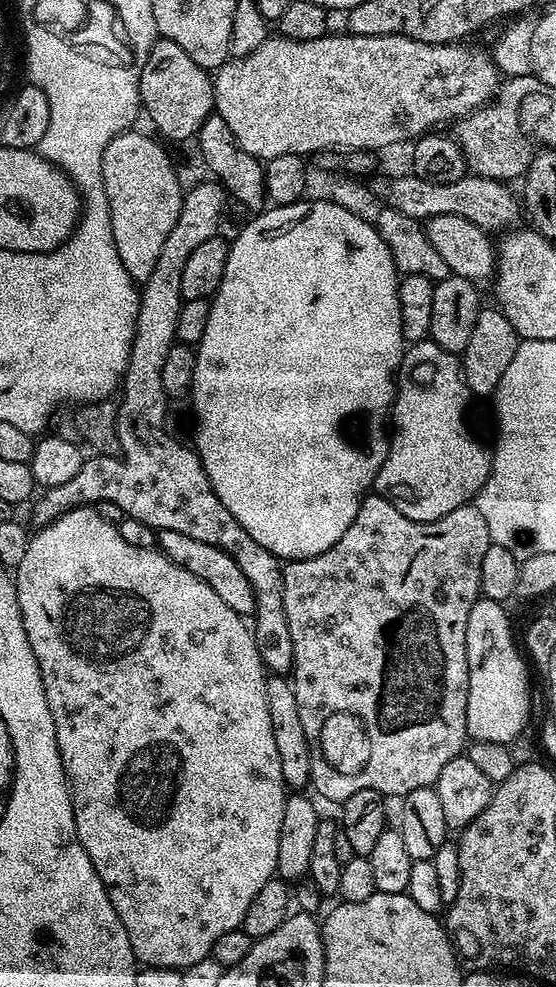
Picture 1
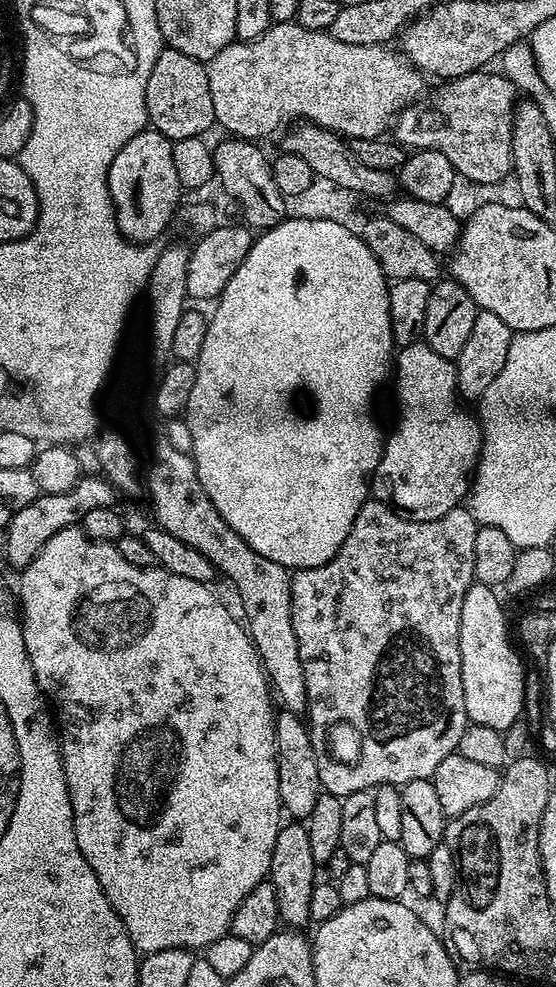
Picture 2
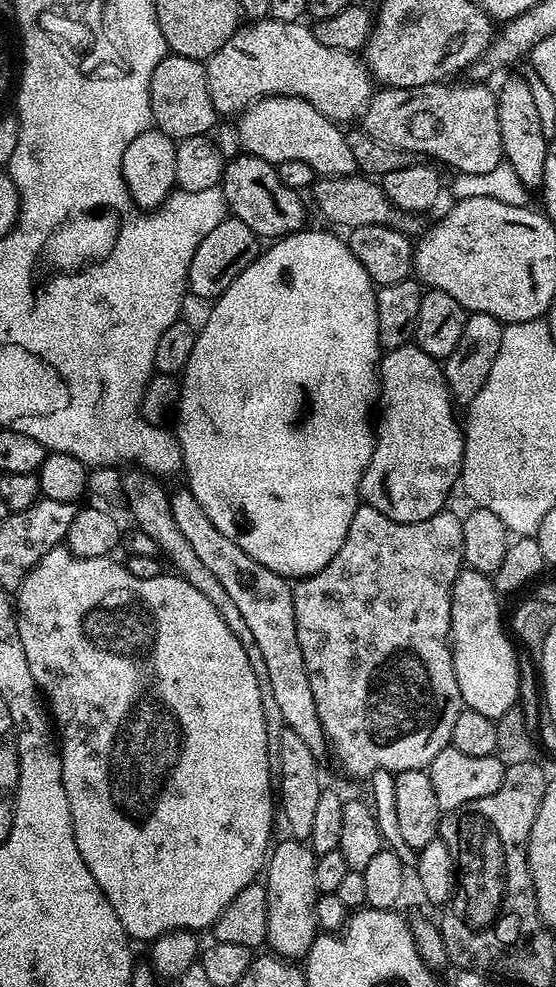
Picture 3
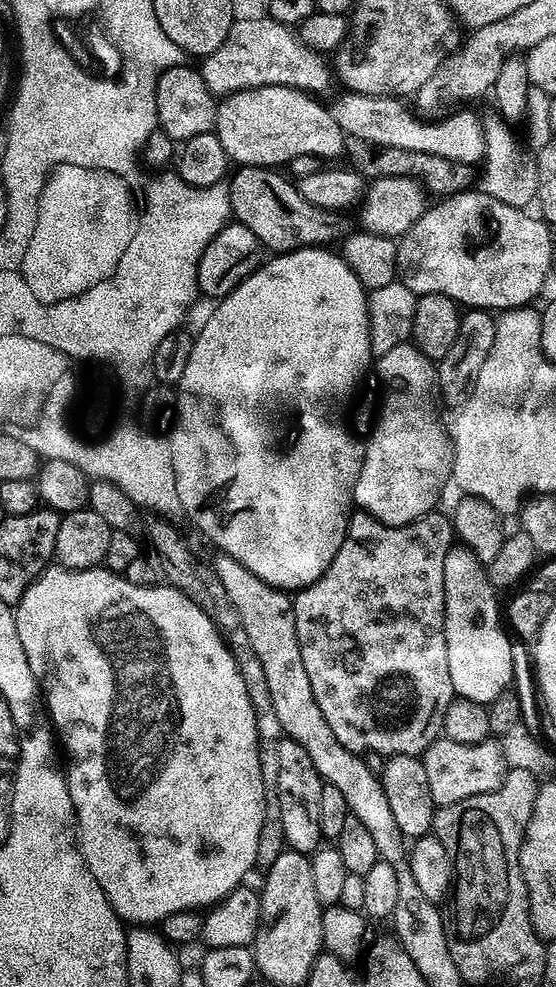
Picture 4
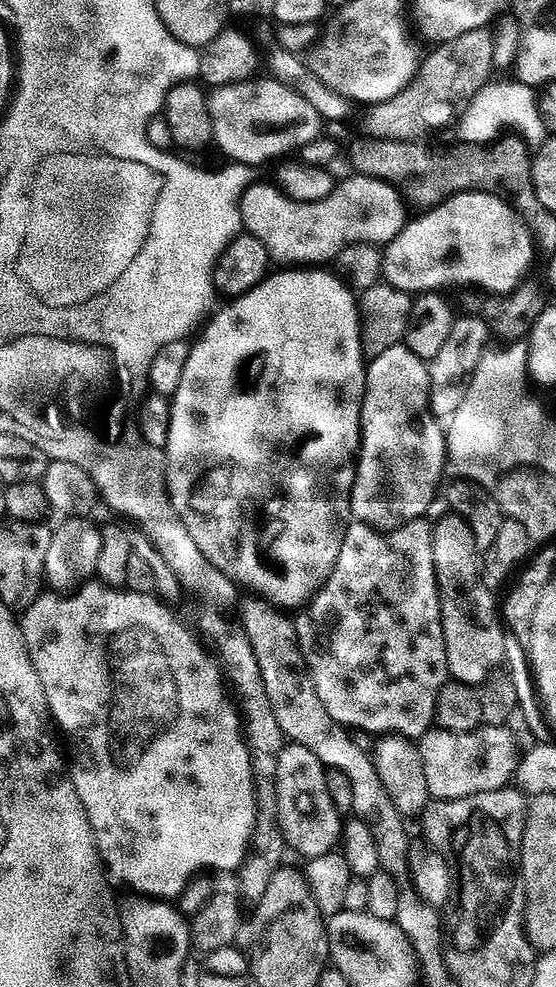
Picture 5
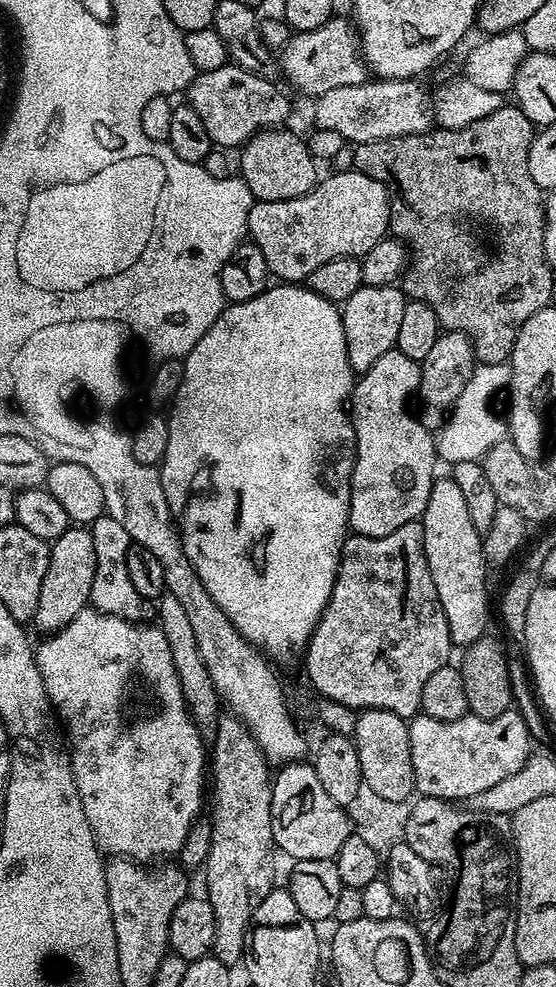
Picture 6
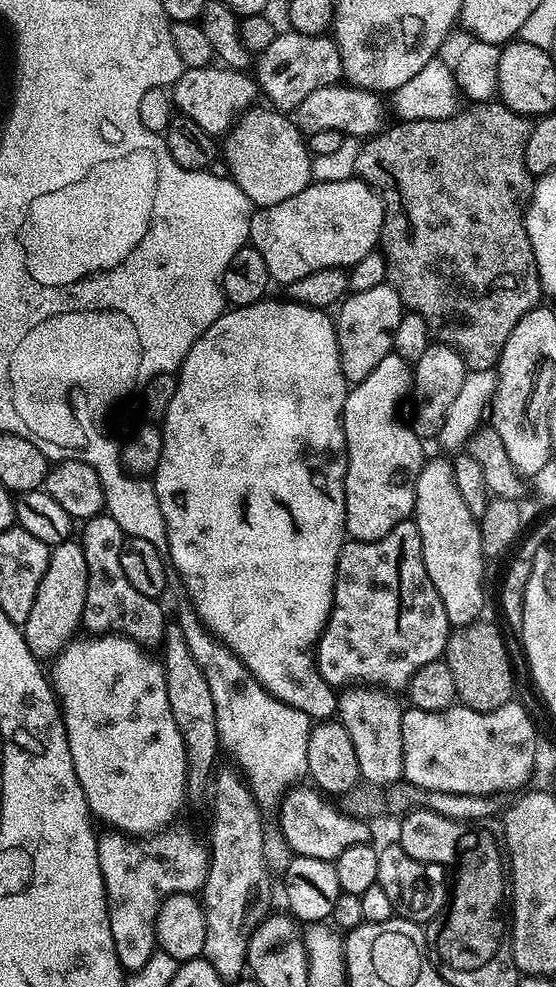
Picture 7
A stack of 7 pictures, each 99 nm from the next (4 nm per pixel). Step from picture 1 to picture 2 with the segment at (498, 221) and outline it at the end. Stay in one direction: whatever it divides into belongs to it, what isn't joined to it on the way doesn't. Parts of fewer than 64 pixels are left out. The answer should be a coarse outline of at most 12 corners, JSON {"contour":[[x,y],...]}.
{"contour":[[297,123],[283,147],[360,198],[387,202],[397,177],[362,166],[345,137]]}

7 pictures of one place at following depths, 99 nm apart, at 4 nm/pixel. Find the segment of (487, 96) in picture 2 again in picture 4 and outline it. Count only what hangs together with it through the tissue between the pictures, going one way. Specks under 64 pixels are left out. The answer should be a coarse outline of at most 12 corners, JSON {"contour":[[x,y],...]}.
{"contour":[[345,91],[345,137],[475,166],[481,117],[453,111],[437,124],[403,99]]}

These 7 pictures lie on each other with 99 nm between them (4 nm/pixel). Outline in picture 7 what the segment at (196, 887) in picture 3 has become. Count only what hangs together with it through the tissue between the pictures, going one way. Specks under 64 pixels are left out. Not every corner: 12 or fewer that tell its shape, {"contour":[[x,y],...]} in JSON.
{"contour":[[119,634],[50,668],[97,821],[166,828],[187,760],[163,663]]}

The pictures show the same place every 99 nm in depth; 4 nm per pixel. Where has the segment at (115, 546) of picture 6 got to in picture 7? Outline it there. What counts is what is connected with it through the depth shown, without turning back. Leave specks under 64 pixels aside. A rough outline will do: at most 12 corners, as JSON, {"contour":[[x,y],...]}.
{"contour":[[83,521],[88,634],[161,647],[159,599],[138,594],[122,570],[122,526]]}

